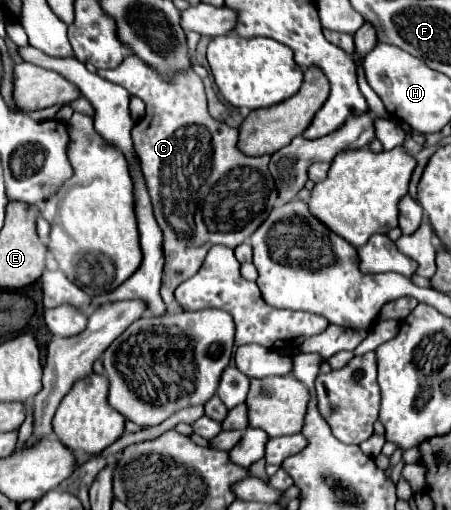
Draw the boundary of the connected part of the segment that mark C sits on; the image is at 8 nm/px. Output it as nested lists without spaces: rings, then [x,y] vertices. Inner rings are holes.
[[[128,56],[116,70],[102,70],[98,72],[98,76],[126,88],[130,94],[138,96],[146,104],[146,116],[134,124],[132,140],[154,206],[154,218],[164,238],[162,250],[166,262],[164,262],[160,296],[166,304],[170,304],[174,300],[176,286],[192,278],[200,270],[206,252],[214,244],[236,248],[238,244],[248,242],[250,236],[258,230],[258,226],[268,218],[268,212],[274,208],[278,200],[278,190],[268,170],[270,156],[250,158],[238,152],[236,148],[238,130],[214,120],[208,114],[202,80],[192,70],[174,74],[172,76],[174,80],[172,78],[164,80],[162,74],[158,74],[158,70],[154,70],[140,58]]]

